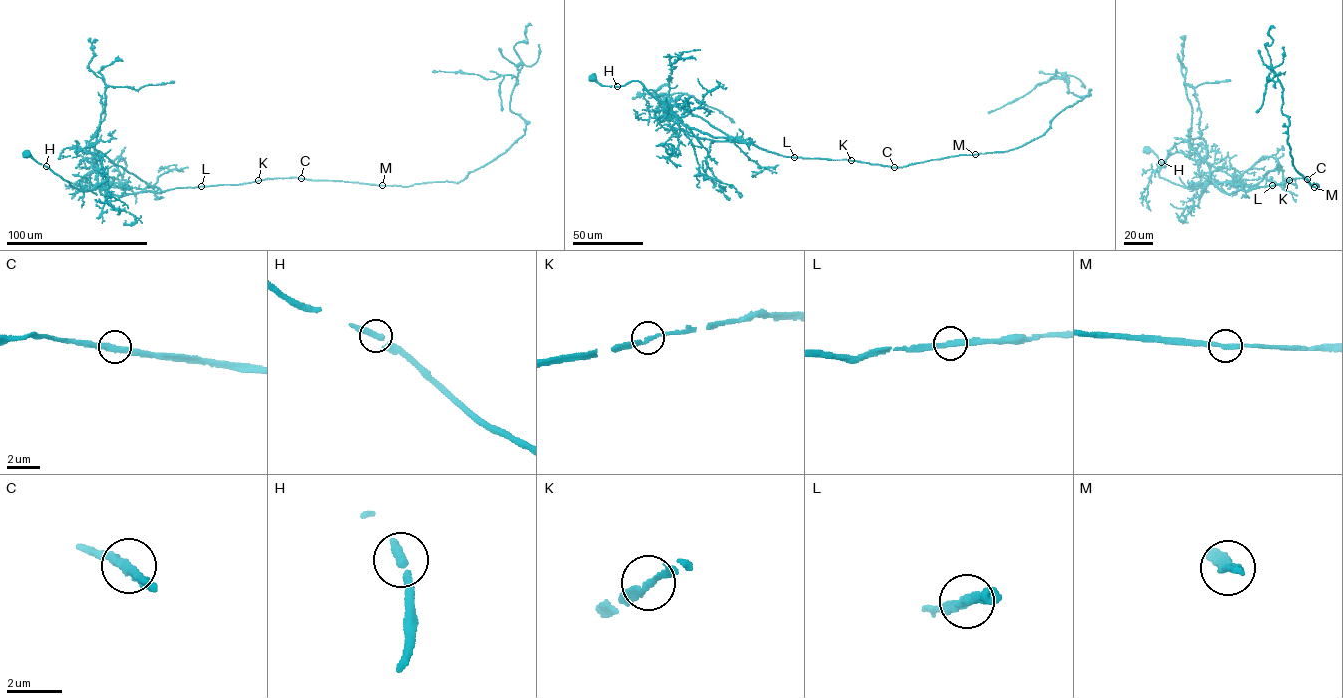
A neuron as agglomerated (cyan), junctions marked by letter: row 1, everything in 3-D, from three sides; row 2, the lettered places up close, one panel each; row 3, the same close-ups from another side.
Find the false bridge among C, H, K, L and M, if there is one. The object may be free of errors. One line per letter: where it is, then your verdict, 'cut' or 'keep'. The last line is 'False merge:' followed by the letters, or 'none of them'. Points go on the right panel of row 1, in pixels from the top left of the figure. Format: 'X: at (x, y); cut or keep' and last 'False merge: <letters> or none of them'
C: at (1307, 179); keep
H: at (1161, 162); keep
K: at (1289, 180); keep
L: at (1272, 185); keep
M: at (1314, 187); keep
False merge: none of them

